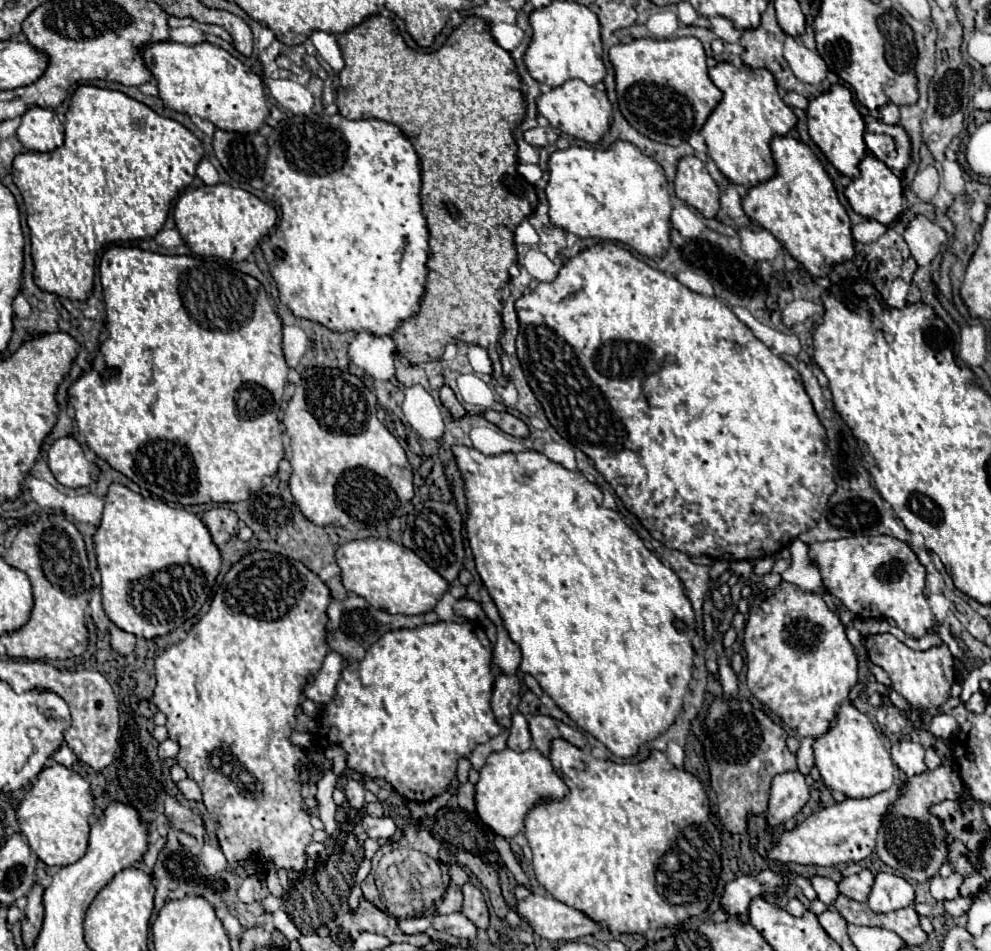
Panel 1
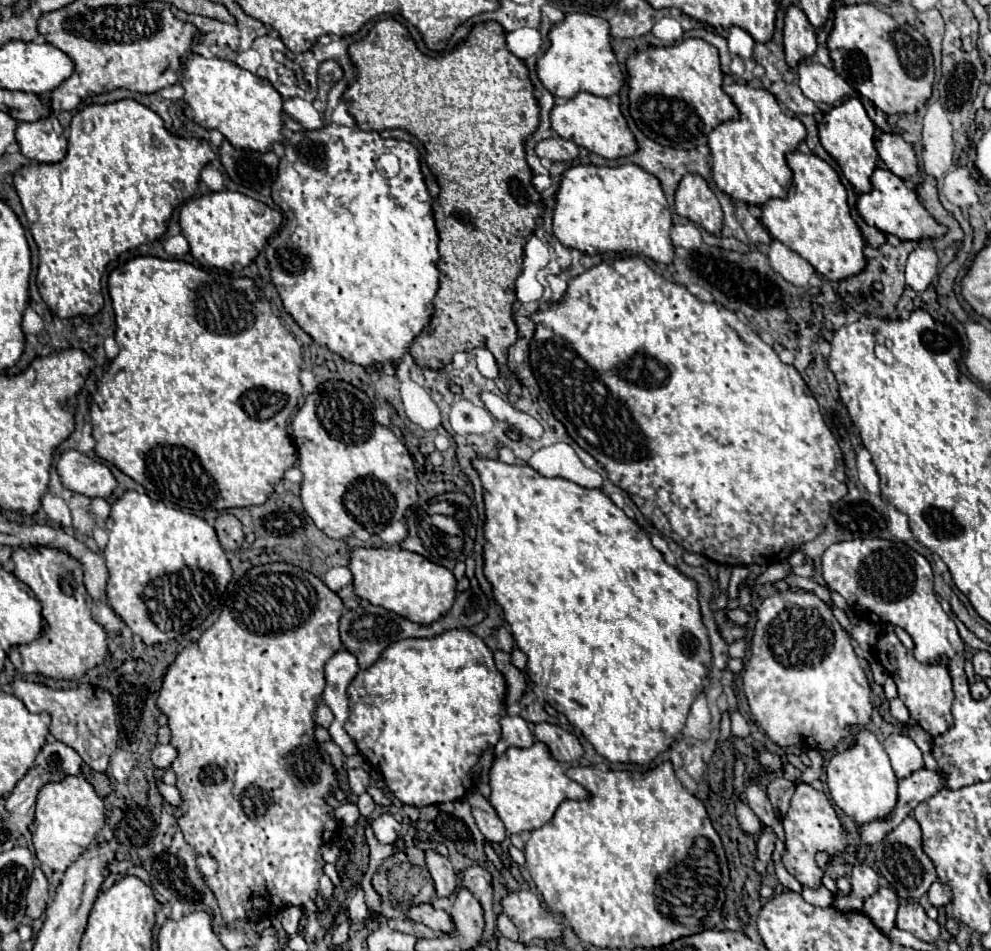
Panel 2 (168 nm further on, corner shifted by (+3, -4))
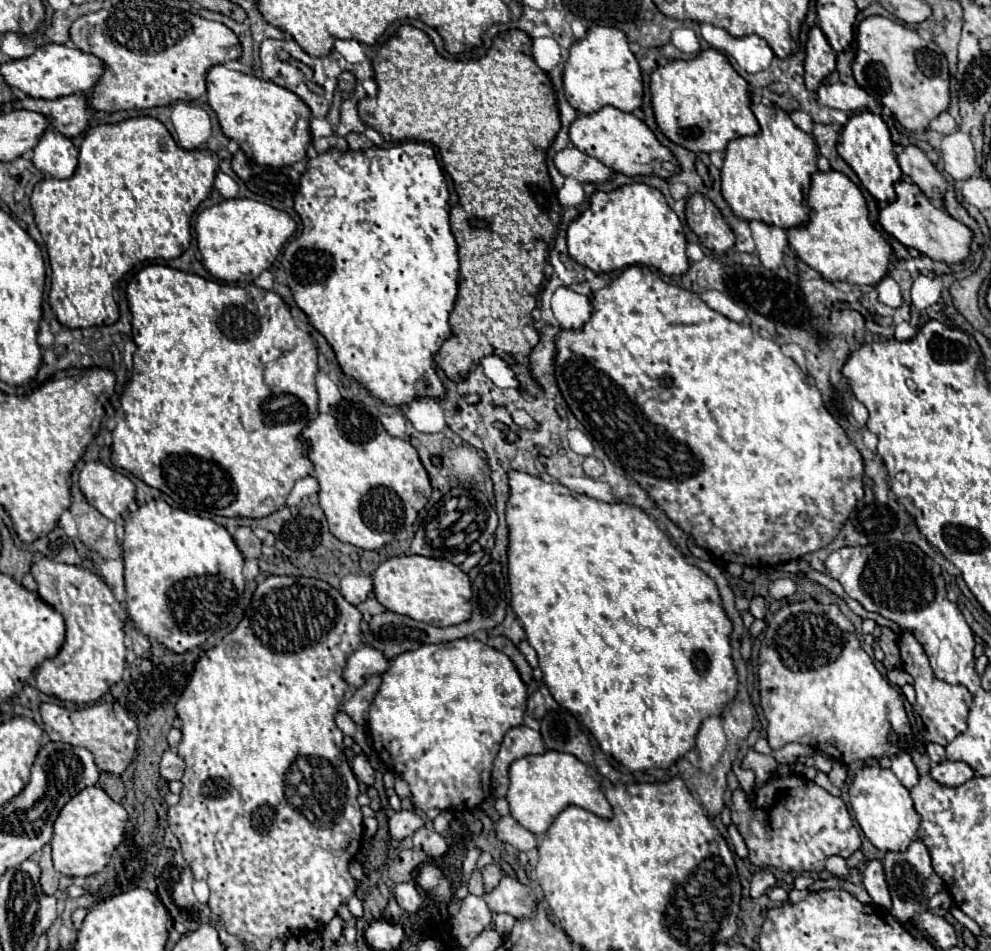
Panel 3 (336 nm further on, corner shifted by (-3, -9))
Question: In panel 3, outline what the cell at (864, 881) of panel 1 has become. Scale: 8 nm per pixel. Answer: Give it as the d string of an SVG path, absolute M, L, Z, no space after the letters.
M874 859L874 861L870 861L866 865L862 885L866 887L868 895L874 899L876 905L880 905L884 909L890 909L892 907L888 885L886 885L886 879L884 879L884 869L882 869L882 863L878 859Z

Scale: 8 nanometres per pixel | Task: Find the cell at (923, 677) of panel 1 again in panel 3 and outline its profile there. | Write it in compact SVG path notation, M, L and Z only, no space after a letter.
M902 631L898 637L898 647L900 647L900 661L902 661L902 669L906 673L912 675L914 683L914 691L916 691L916 703L912 705L912 711L916 717L922 719L926 731L930 733L932 743L938 745L946 745L950 743L956 735L964 733L966 729L966 717L968 717L968 689L964 685L950 685L946 681L940 681L934 677L928 657L922 649L922 645L914 639L914 635L910 631Z

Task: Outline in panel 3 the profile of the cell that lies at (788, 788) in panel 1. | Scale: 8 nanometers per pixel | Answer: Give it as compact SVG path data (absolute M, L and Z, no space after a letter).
M760 869L760 871L756 871L754 875L752 875L752 889L750 889L750 895L752 897L760 897L768 887L772 887L772 885L776 885L776 877L774 877L774 873L772 871L768 871L768 869Z

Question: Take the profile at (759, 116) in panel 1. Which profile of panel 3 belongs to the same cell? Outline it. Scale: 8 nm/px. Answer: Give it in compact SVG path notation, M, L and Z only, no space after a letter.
M752 103L760 133L738 137L726 145L722 167L722 193L736 217L744 221L762 221L782 229L798 227L808 221L806 191L816 167L816 143L810 133L798 129L784 109L772 109Z

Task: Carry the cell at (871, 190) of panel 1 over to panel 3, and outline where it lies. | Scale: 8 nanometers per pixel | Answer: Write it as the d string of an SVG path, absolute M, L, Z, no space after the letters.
M898 181L894 189L896 189L896 199L890 205L886 205L878 215L878 221L888 235L896 237L906 247L914 247L916 251L928 255L934 261L960 263L968 257L972 233L966 225L952 219L942 209L936 209L914 183Z

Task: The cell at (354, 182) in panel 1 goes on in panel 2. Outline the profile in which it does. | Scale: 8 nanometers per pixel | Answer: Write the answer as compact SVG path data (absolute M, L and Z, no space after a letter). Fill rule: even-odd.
M328 124L320 130L304 130L304 132L296 132L290 138L286 138L284 142L286 154L280 160L280 172L278 172L278 180L272 184L272 200L276 202L276 206L280 206L280 210L284 212L286 220L282 230L276 234L276 238L270 240L270 244L266 246L266 258L270 264L270 274L272 274L272 282L284 302L286 312L298 322L298 326L308 332L314 342L318 342L320 346L326 346L330 352L338 354L340 358L344 358L346 362L352 364L360 364L360 366L374 366L376 370L380 370L386 364L396 366L404 354L408 354L410 344L414 342L414 338L430 324L432 312L434 312L434 296L438 292L438 278L440 278L440 270L438 270L438 232L436 232L436 224L434 224L434 212L432 212L432 196L428 192L426 186L426 178L420 170L420 152L414 144L404 142L404 140L396 140L396 138L386 138L382 140L378 136L378 132L366 132L360 130L358 126L348 128L348 126L340 126L340 124ZM384 152L392 152L398 160L400 160L400 170L396 176L386 178L382 174L378 174L376 170L376 162Z

